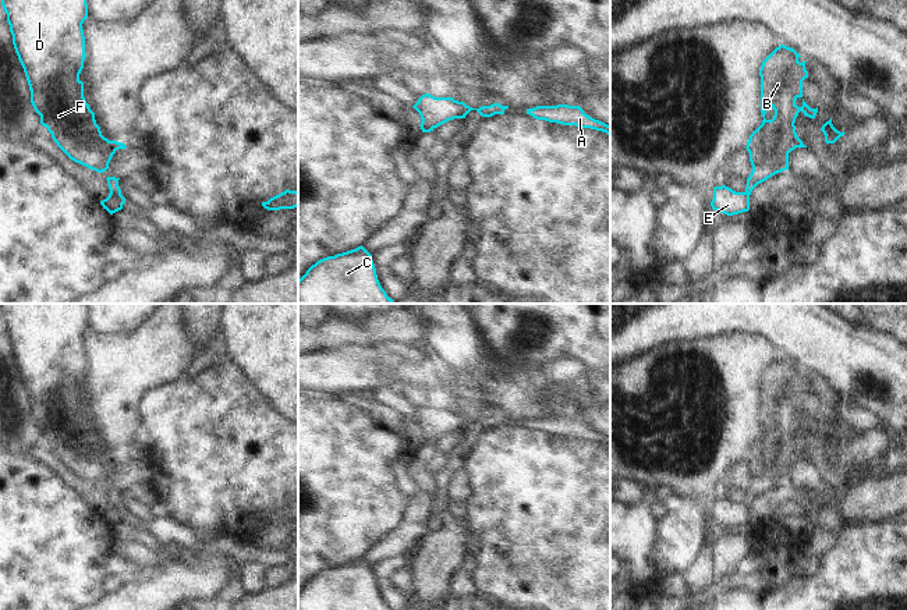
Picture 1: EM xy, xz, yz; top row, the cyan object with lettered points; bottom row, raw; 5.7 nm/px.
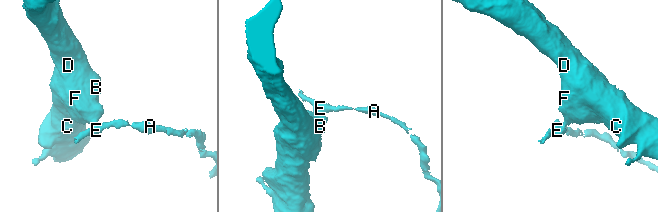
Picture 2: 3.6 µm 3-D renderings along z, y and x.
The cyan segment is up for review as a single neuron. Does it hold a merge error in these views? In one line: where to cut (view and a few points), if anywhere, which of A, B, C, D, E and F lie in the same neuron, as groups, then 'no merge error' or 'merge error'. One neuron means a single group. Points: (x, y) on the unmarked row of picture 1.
cut xy (110, 504), (120, 506); groups A E / B C D F; merge error

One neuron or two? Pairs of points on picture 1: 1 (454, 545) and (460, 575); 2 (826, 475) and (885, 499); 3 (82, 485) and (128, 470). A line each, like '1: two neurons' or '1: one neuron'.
1: two neurons
2: one neuron
3: one neuron

